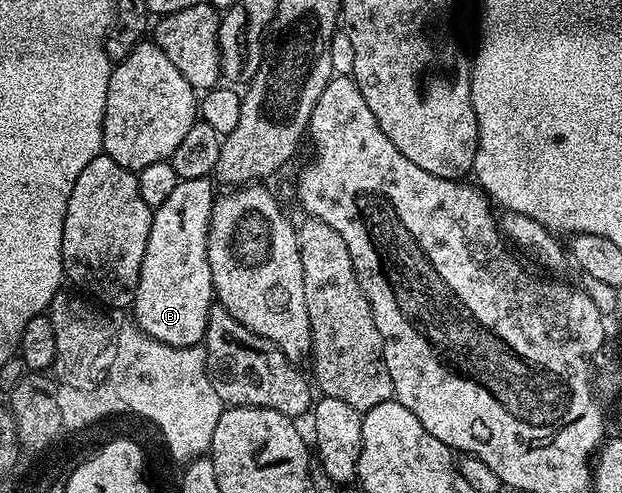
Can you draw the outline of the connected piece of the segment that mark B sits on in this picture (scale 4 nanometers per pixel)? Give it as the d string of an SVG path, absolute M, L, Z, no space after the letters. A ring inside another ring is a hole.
M211 177L179 180L165 203L151 215L149 239L133 302L133 321L147 337L173 347L200 344L211 317L215 288L209 271L207 236L216 199L211 185Z

